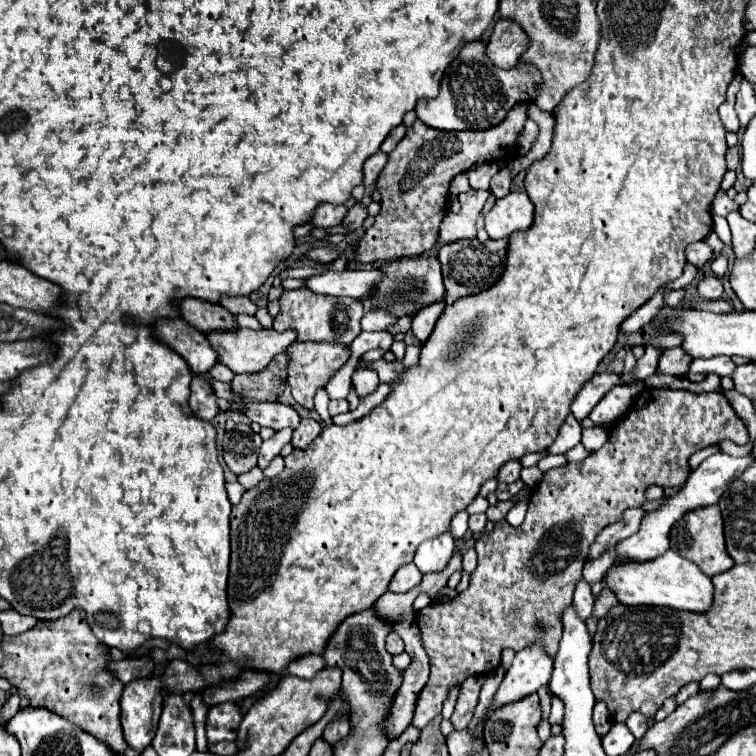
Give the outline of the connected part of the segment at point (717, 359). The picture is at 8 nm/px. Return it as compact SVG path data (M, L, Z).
M714 356L712 360L692 360L688 372L690 374L700 374L700 372L716 372L718 376L732 376L736 370L736 364L728 356Z

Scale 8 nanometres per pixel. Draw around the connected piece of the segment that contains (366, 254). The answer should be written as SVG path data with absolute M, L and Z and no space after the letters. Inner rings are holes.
M518 102L498 126L492 126L488 130L446 132L446 130L430 128L424 122L416 120L408 128L402 142L394 148L394 152L390 152L388 164L384 166L384 170L380 172L380 176L376 180L376 190L382 196L382 202L380 202L382 210L376 216L374 226L370 226L364 234L364 238L360 238L358 248L356 248L356 262L370 264L370 262L394 260L400 256L420 256L420 254L428 252L438 240L438 226L446 214L446 194L448 194L452 178L480 162L508 162L508 160L516 158L518 156L518 136L528 120L530 106L532 106L530 102Z

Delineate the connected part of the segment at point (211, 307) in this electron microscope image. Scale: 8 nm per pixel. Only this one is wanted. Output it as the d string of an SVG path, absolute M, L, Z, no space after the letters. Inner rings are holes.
M182 298L178 302L178 312L180 312L180 318L184 318L190 326L194 326L200 332L236 328L234 316L220 304L204 302L198 298Z

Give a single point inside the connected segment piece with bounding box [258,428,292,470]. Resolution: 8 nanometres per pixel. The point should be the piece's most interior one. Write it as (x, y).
(272, 446)

